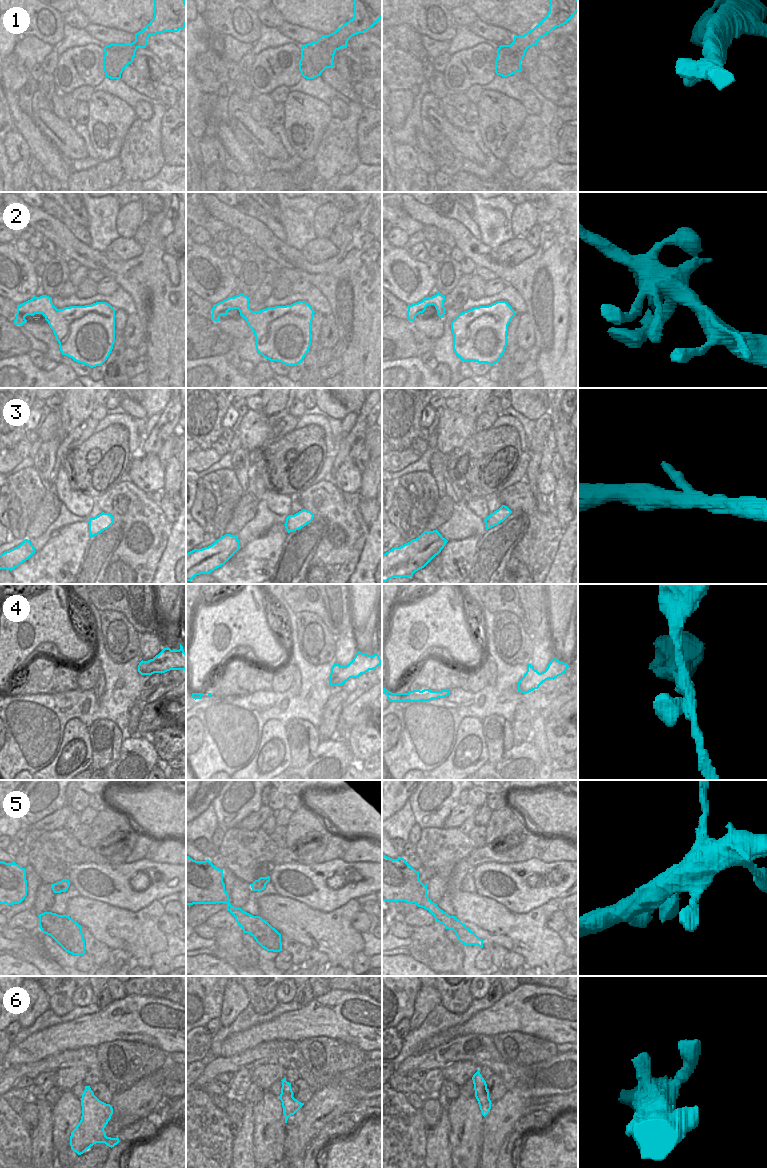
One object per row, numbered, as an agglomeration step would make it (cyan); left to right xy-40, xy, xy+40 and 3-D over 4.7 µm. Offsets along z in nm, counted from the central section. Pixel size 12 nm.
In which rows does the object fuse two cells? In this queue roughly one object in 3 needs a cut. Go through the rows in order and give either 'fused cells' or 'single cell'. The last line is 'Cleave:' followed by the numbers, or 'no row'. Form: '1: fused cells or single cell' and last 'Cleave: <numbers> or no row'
1: single cell
2: single cell
3: single cell
4: single cell
5: single cell
6: single cell
Cleave: no row

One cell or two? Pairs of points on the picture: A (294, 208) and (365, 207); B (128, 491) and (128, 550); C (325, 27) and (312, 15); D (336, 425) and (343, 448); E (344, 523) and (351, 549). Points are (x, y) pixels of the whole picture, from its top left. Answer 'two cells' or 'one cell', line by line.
A: two cells
B: one cell
C: one cell
D: two cells
E: one cell

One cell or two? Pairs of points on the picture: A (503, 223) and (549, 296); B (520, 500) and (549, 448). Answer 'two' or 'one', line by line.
A: two
B: two

